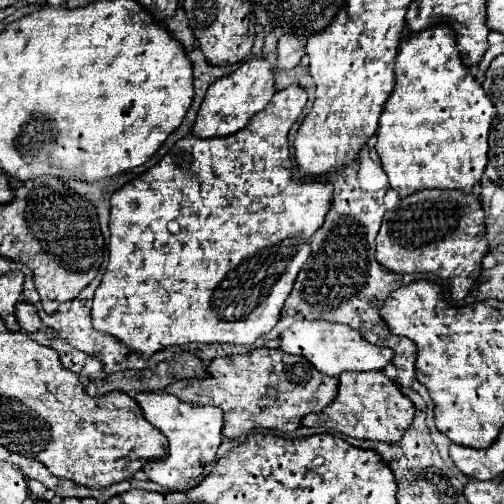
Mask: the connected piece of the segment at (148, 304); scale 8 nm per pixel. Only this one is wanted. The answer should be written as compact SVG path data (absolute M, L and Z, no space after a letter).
M289 85L287 89L275 93L275 97L269 101L269 105L249 121L249 125L235 135L229 137L211 137L211 139L199 139L193 135L187 135L179 139L173 149L163 157L165 165L155 165L137 179L123 185L119 191L111 195L111 219L109 219L109 265L103 275L101 285L95 291L93 297L93 327L97 331L109 333L115 339L119 339L127 349L135 351L139 357L151 357L155 351L161 351L165 347L173 345L185 345L185 343L229 343L229 345L253 345L261 335L269 333L275 323L279 321L281 307L291 293L293 281L297 273L301 271L303 263L307 261L311 249L309 249L309 237L323 225L323 219L329 211L331 193L333 187L327 183L317 181L297 181L291 175L291 157L289 157L289 129L299 119L303 107L307 103L307 93L299 85Z

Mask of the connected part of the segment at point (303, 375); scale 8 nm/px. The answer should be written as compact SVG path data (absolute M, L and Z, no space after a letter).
M253 349L251 353L245 353L245 355L217 357L207 367L207 373L209 373L207 379L183 379L183 381L169 385L165 391L173 393L177 399L193 403L193 405L215 405L215 407L223 409L223 413L225 413L223 435L227 439L237 439L237 437L249 435L257 429L275 429L281 433L293 433L301 425L301 419L307 413L319 413L327 405L331 405L335 401L335 395L339 389L337 377L321 375L305 357L289 355L281 349Z

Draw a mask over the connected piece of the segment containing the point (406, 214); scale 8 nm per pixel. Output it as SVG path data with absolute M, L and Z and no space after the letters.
M425 189L401 199L395 209L385 213L375 243L375 259L385 269L393 273L433 273L439 279L447 281L453 301L461 301L463 297L467 297L469 289L481 273L481 259L489 249L485 239L485 213L481 209L479 197L465 195L457 189Z

